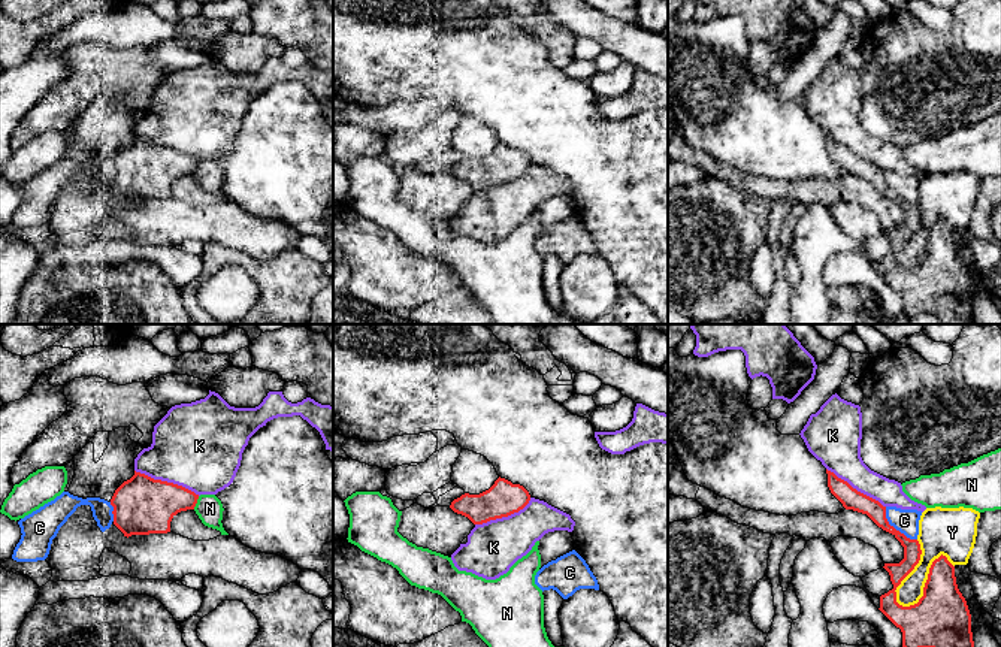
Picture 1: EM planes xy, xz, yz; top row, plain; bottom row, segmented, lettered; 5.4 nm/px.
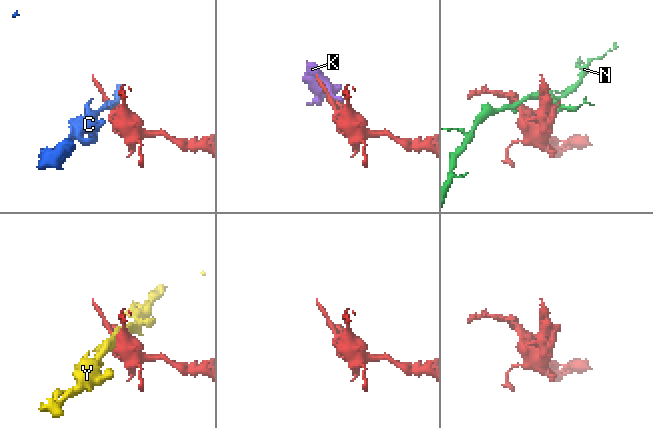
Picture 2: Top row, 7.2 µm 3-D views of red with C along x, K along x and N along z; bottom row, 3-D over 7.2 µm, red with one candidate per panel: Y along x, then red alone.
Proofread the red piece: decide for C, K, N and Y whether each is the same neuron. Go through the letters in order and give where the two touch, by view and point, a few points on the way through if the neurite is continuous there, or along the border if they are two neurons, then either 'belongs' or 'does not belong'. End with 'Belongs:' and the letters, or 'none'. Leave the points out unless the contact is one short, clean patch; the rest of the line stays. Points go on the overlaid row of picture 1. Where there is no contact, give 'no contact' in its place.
C: yz (894, 528) | does not belong
K: xy (166, 481) | does not belong
N: xy (196, 502) | along xy (199, 496), (193, 508) | does not belong
Y: yz (909, 573) | does not belong
Belongs: none

